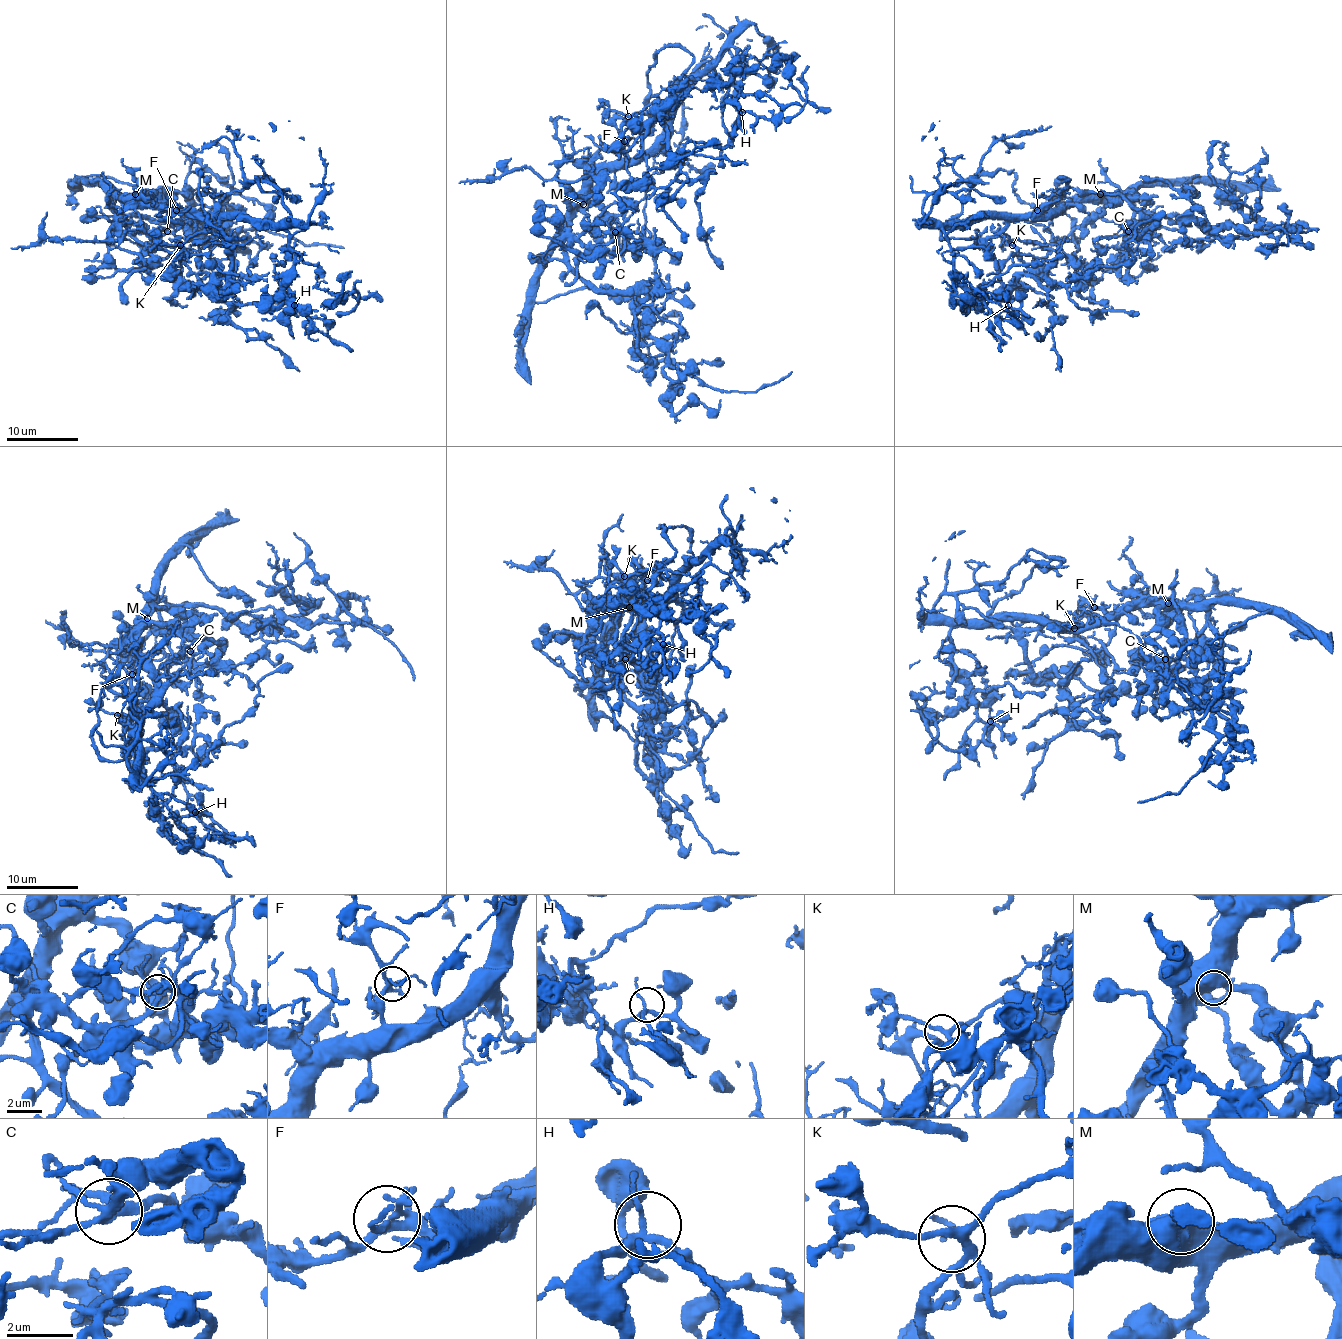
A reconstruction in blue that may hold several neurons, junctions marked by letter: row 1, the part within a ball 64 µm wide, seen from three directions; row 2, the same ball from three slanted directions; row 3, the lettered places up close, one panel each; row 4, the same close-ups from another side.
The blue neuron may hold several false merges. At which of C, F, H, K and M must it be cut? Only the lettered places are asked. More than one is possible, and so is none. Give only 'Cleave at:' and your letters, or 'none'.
Cleave at: none

